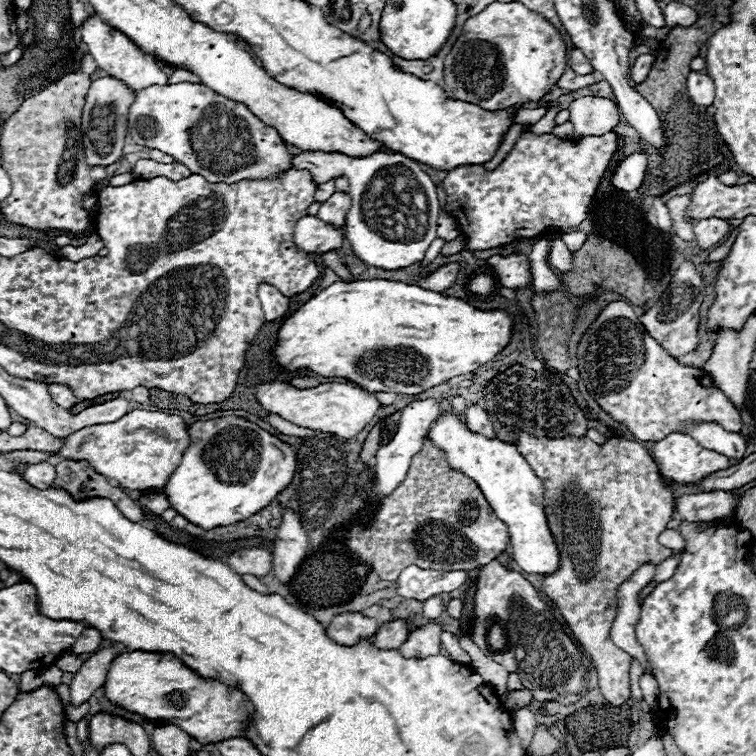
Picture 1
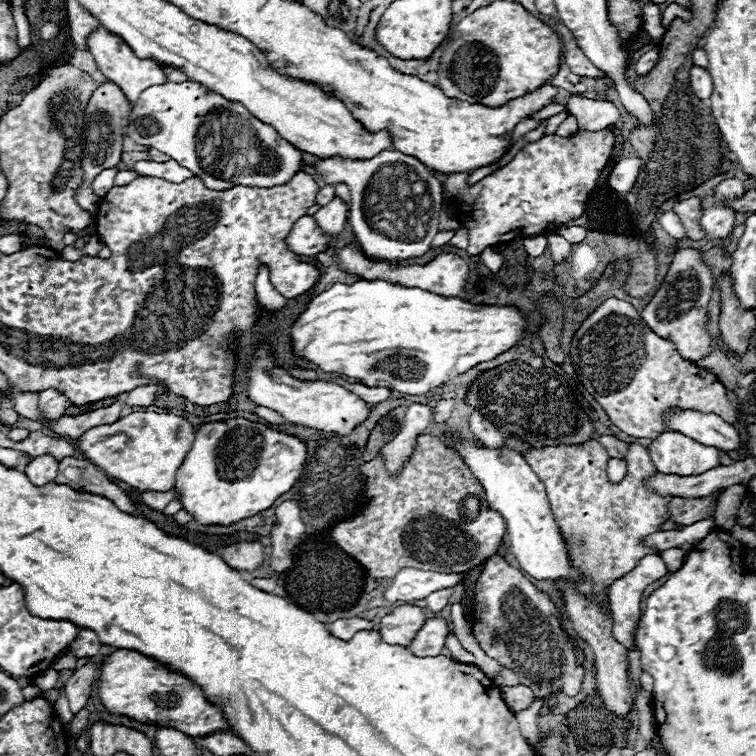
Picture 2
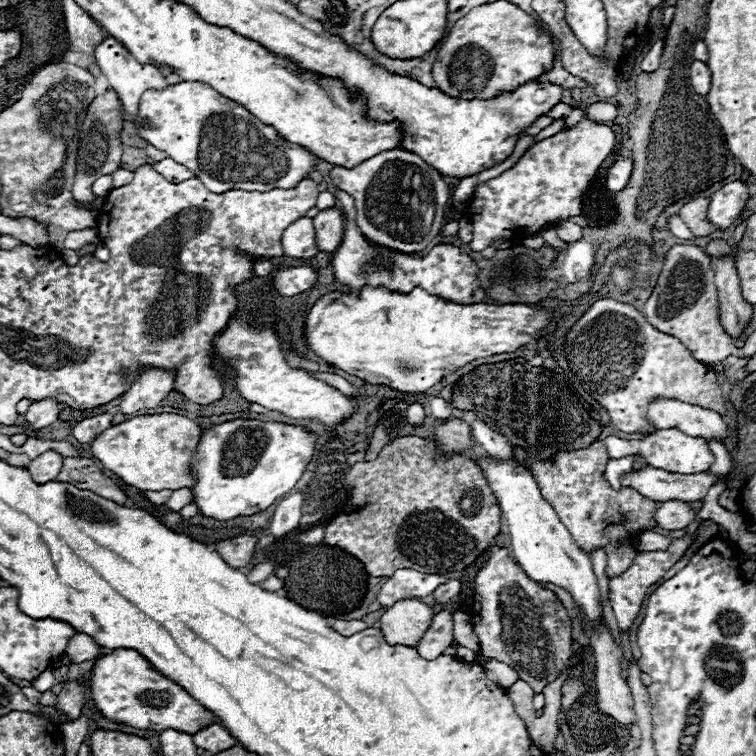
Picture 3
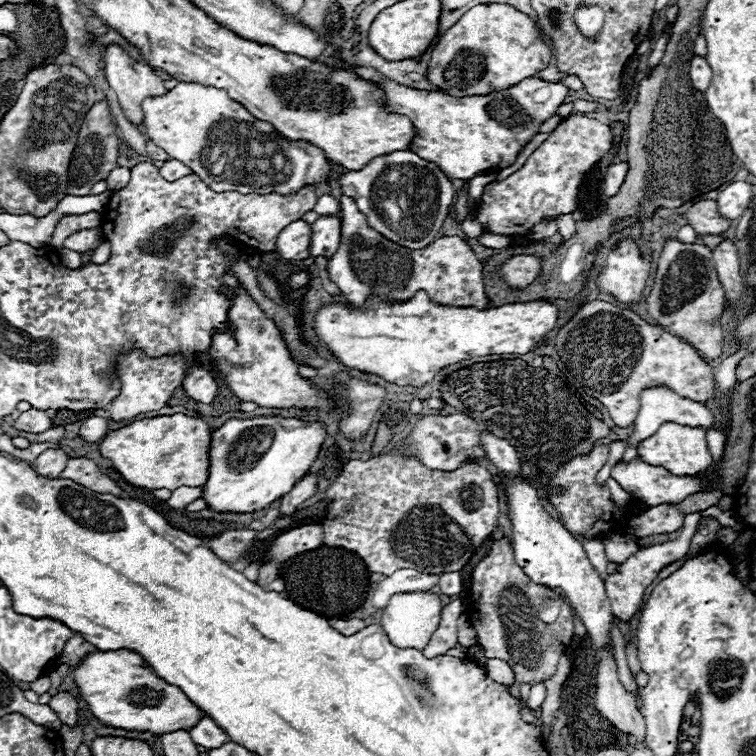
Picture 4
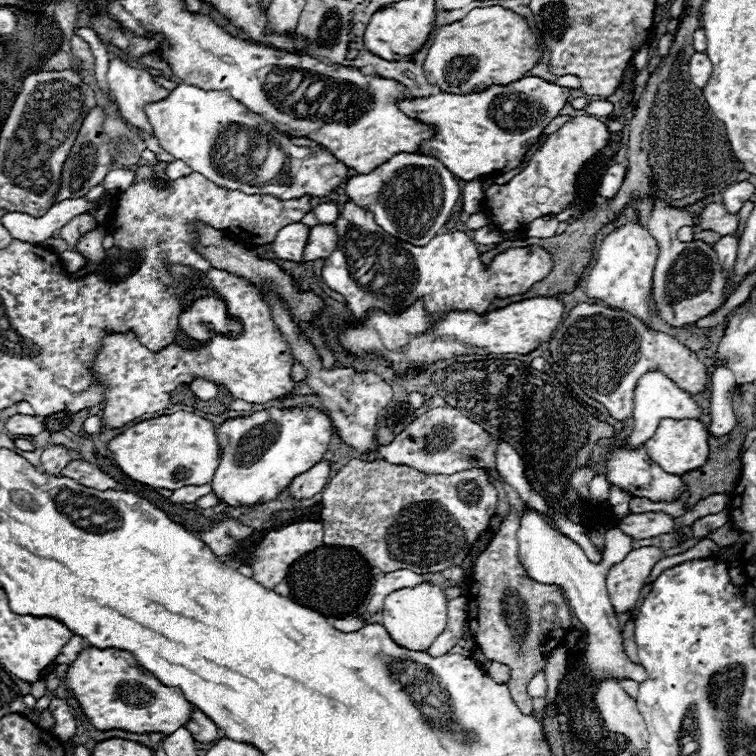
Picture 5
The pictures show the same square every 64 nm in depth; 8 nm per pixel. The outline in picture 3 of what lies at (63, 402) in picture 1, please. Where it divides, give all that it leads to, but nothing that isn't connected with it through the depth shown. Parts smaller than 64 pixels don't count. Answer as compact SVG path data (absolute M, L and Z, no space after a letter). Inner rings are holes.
M46 398L46 400L40 400L40 402L34 402L30 406L30 410L22 416L30 426L34 428L46 428L50 426L52 422L58 420L58 414L62 410L62 404L54 398Z

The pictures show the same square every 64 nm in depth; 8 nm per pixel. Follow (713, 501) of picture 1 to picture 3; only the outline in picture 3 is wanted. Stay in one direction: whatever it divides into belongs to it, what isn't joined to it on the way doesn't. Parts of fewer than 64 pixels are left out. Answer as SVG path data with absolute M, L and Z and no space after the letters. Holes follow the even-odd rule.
M668 500L656 512L658 528L664 528L664 530L686 528L696 518L698 518L698 510L692 510L692 506L688 506L682 500Z

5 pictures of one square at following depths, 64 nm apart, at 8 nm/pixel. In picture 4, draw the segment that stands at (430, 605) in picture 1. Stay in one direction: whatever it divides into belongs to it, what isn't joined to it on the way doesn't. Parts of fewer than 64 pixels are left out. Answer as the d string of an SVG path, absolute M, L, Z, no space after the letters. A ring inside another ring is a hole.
M446 572L440 574L440 582L438 582L438 592L446 594L446 596L456 596L462 592L462 578L458 572Z

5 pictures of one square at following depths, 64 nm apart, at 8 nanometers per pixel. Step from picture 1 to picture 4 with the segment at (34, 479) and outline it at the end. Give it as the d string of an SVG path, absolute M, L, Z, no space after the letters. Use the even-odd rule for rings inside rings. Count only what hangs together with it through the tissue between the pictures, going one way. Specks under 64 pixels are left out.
M50 448L50 450L44 450L36 462L32 464L34 472L38 476L44 476L44 478L58 478L58 474L64 470L66 466L66 452L64 450L56 450L56 448Z

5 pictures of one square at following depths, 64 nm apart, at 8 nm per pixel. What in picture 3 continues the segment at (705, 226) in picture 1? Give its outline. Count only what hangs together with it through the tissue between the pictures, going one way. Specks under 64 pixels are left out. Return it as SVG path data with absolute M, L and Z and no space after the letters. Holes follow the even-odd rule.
M734 180L726 186L722 186L712 198L708 206L708 222L716 226L716 230L724 232L728 230L744 210L746 202L750 198L750 190L744 182Z

